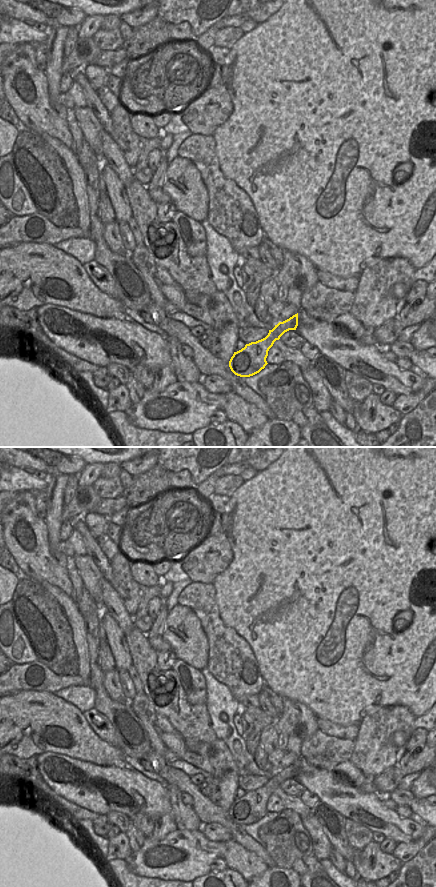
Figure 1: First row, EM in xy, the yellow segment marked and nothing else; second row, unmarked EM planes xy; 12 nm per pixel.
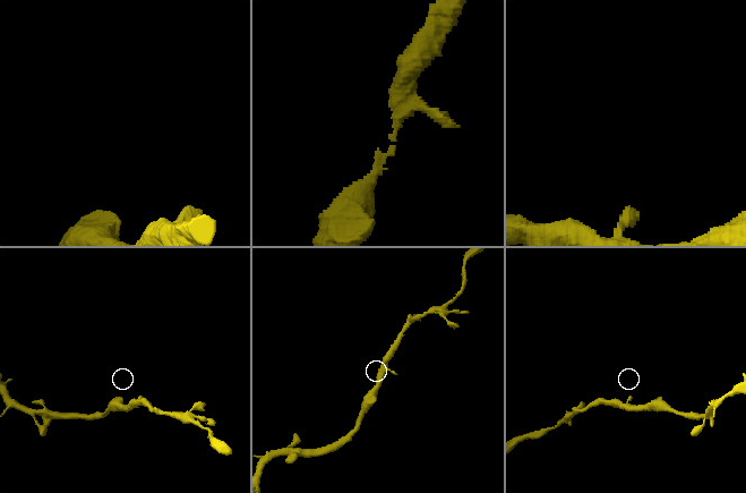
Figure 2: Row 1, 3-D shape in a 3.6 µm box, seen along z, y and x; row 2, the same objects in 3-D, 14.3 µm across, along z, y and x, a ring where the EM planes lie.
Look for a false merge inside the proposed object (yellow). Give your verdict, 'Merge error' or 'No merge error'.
No merge error

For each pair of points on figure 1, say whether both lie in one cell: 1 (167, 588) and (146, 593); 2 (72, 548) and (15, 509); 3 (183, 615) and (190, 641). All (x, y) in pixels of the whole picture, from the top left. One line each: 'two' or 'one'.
1: two
2: two
3: one

